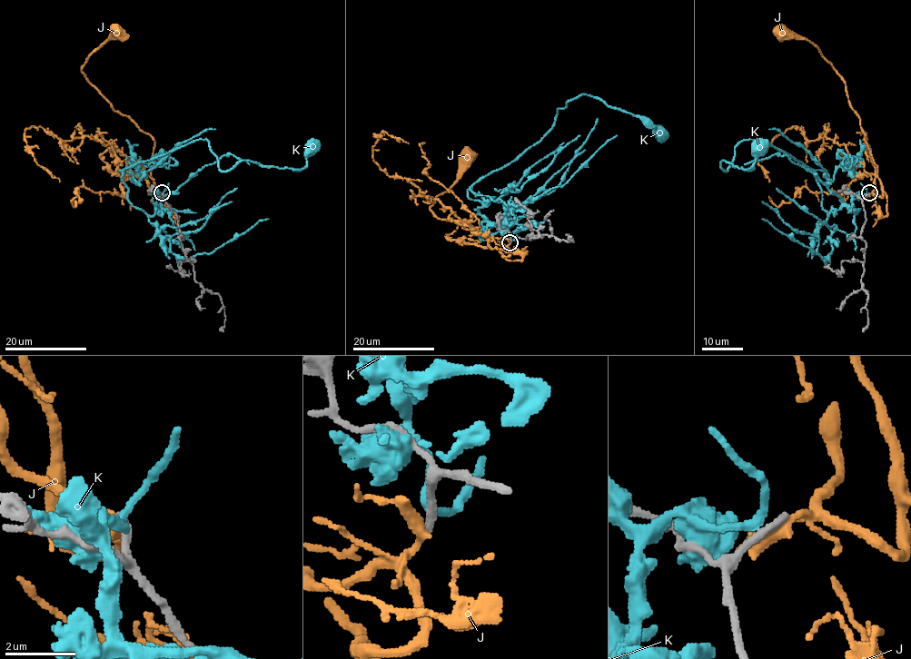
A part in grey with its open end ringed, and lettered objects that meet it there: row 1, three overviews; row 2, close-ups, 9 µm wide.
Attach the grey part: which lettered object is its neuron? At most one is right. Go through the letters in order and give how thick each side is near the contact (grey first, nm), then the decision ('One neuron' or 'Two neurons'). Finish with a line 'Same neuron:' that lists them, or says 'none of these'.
J: Thickness 260 nm (grey) against 320 nm. Two neurons
K: Thickness 300 nm (grey) against 240 nm. Two neurons
Same neuron: none of these

